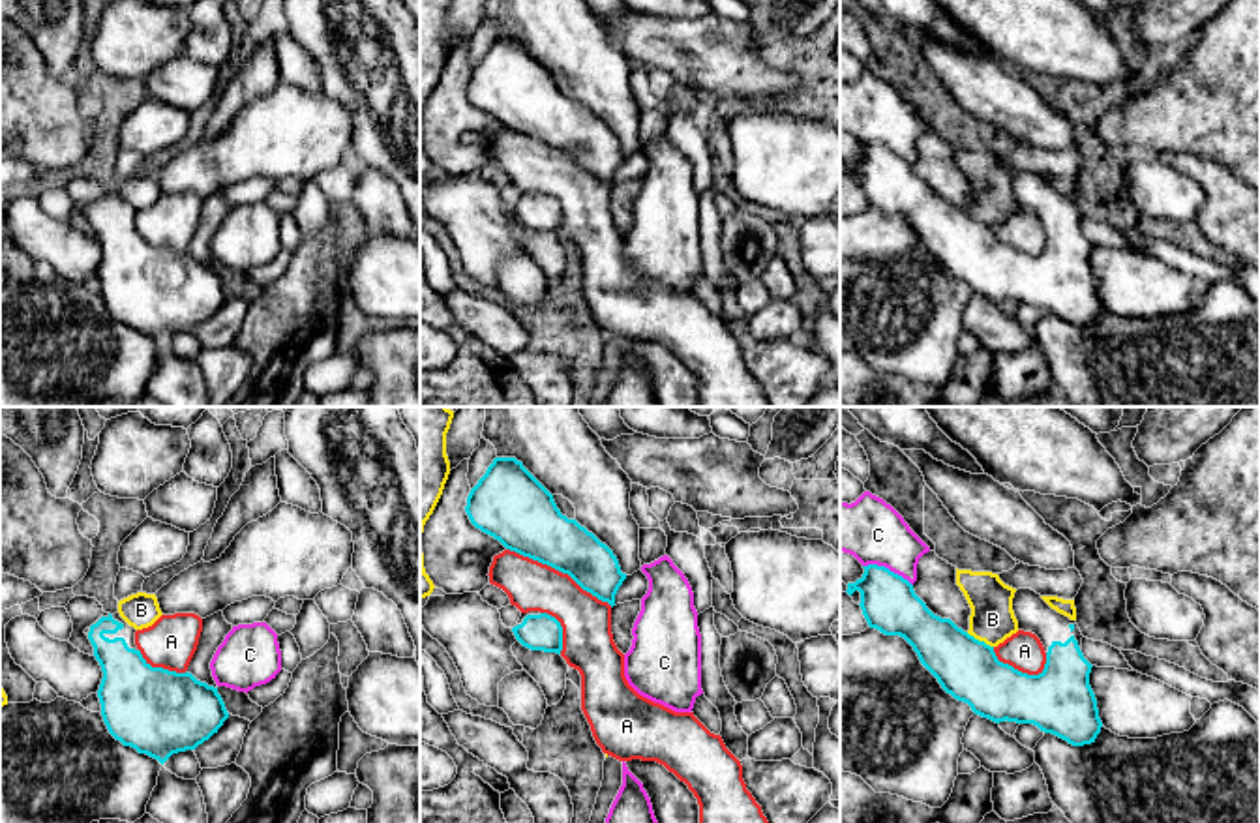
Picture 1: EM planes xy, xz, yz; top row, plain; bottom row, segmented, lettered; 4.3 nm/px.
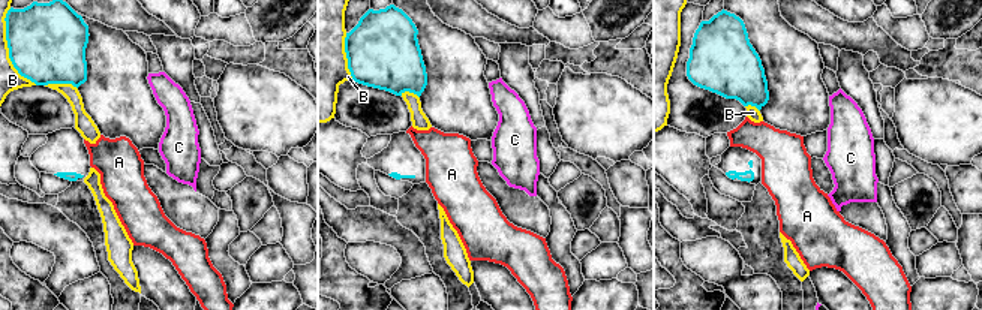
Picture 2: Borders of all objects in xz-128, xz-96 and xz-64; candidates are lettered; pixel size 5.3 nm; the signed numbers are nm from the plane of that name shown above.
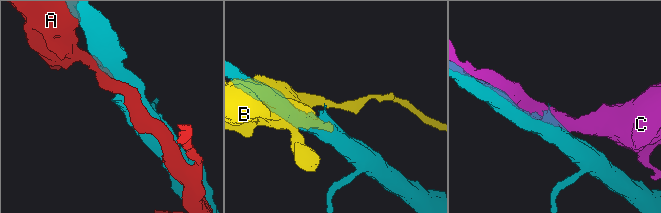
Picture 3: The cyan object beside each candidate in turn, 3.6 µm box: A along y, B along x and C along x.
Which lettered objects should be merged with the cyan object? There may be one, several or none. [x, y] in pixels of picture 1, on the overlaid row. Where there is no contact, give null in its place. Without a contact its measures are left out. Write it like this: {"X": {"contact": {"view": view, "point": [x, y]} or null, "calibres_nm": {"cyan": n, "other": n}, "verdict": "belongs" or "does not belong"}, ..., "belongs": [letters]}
{"A": {"contact": {"view": "xz", "point": [559, 570]}, "calibres_nm": {"cyan": 280, "other": 220}, "verdict": "does not belong"}, "B": {"contact": {"view": "yz", "point": [977, 640]}, "calibres_nm": {"cyan": 260, "other": 190}, "verdict": "does not belong"}, "C": {"contact": {"view": "yz", "point": [887, 568]}, "calibres_nm": {"cyan": 240, "other": 280}, "verdict": "does not belong"}, "belongs": []}

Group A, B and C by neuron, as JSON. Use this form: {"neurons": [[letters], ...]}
{"neurons": [["A"], ["B"], ["C"]]}

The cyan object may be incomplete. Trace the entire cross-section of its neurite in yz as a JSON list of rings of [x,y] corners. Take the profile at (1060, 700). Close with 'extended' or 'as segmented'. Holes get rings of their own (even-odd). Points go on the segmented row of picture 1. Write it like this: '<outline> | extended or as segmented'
[[[862,566],[864,574],[848,583],[848,594],[861,592],[861,609],[870,628],[885,636],[904,637],[917,652],[921,664],[938,679],[941,688],[954,699],[964,701],[971,711],[996,724],[1033,724],[1072,746],[1095,742],[1102,722],[1097,699],[1089,686],[1091,664],[1082,654],[1082,632],[1076,621],[1052,609],[1041,594],[1031,589],[1018,589],[1012,598],[1012,611],[1018,630],[1035,634],[1046,652],[1044,669],[1028,675],[998,660],[994,647],[975,639],[951,619],[934,615],[915,594],[913,585],[885,566]]] | extended

